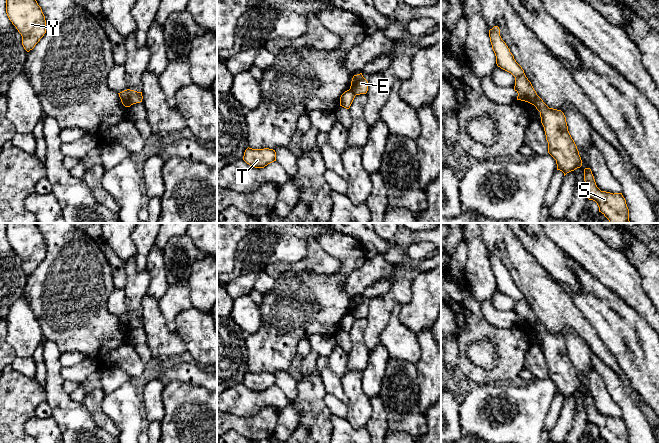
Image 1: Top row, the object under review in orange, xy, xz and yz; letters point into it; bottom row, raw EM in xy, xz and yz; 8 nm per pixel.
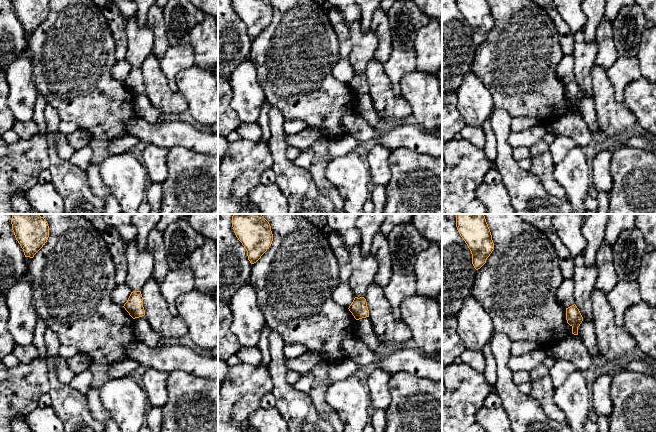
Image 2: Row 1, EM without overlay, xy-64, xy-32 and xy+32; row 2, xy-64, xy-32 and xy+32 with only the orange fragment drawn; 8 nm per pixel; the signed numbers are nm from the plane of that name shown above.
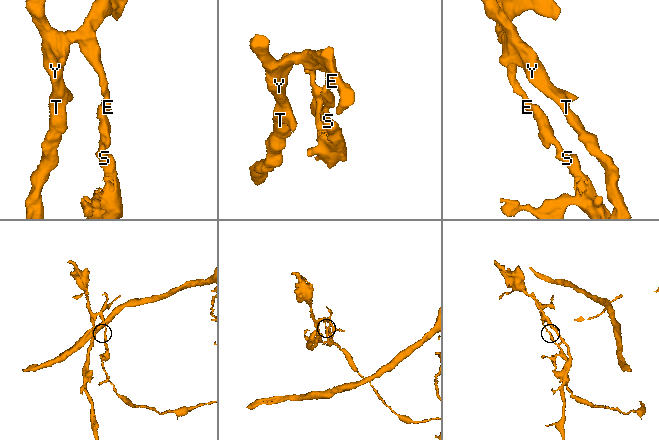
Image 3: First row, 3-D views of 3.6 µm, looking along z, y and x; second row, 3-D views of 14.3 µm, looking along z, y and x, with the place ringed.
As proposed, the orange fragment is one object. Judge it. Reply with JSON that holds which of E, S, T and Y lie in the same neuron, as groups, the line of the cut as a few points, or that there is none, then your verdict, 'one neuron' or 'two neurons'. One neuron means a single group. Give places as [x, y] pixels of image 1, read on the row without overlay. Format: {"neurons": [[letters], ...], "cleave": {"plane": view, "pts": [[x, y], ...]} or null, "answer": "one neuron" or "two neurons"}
{"neurons": [["E", "T", "Y"], ["S"]], "cleave": {"plane": "xy", "pts": [[126, 314], [131, 328]]}, "answer": "two neurons"}

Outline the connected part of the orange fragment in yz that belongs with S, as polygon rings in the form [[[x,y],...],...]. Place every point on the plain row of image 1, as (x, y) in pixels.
[[[590,392],[584,393],[584,405],[587,422],[597,427],[599,436],[607,443],[629,443],[629,433],[622,417],[601,415]]]

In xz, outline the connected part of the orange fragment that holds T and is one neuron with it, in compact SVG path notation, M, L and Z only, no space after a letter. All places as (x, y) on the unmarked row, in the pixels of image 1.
M248 371L244 376L243 384L252 391L264 392L276 385L276 376L269 372L252 373Z

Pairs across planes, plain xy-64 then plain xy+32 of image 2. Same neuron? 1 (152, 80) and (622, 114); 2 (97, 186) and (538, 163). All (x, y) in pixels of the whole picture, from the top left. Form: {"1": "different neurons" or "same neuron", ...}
{"1": "same neuron", "2": "same neuron"}

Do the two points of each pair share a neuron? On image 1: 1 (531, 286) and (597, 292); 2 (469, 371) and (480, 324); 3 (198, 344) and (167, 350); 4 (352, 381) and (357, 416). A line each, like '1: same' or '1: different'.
1: different
2: same
3: different
4: same

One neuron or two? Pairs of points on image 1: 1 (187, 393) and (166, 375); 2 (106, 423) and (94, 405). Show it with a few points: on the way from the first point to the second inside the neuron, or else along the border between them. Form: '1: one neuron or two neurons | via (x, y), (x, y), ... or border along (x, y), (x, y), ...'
1: two neurons | border along (165, 382), (180, 380), (195, 385)
2: one neuron | via (102, 419), (95, 409)

